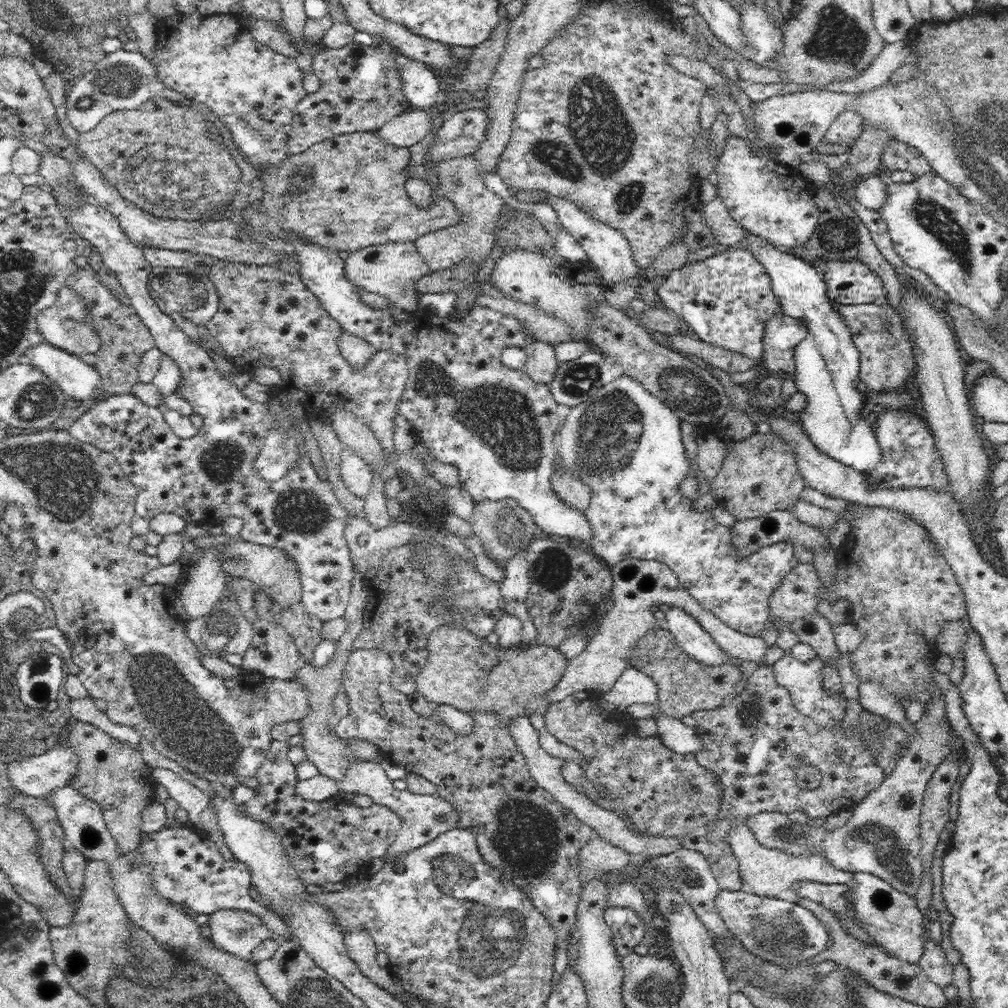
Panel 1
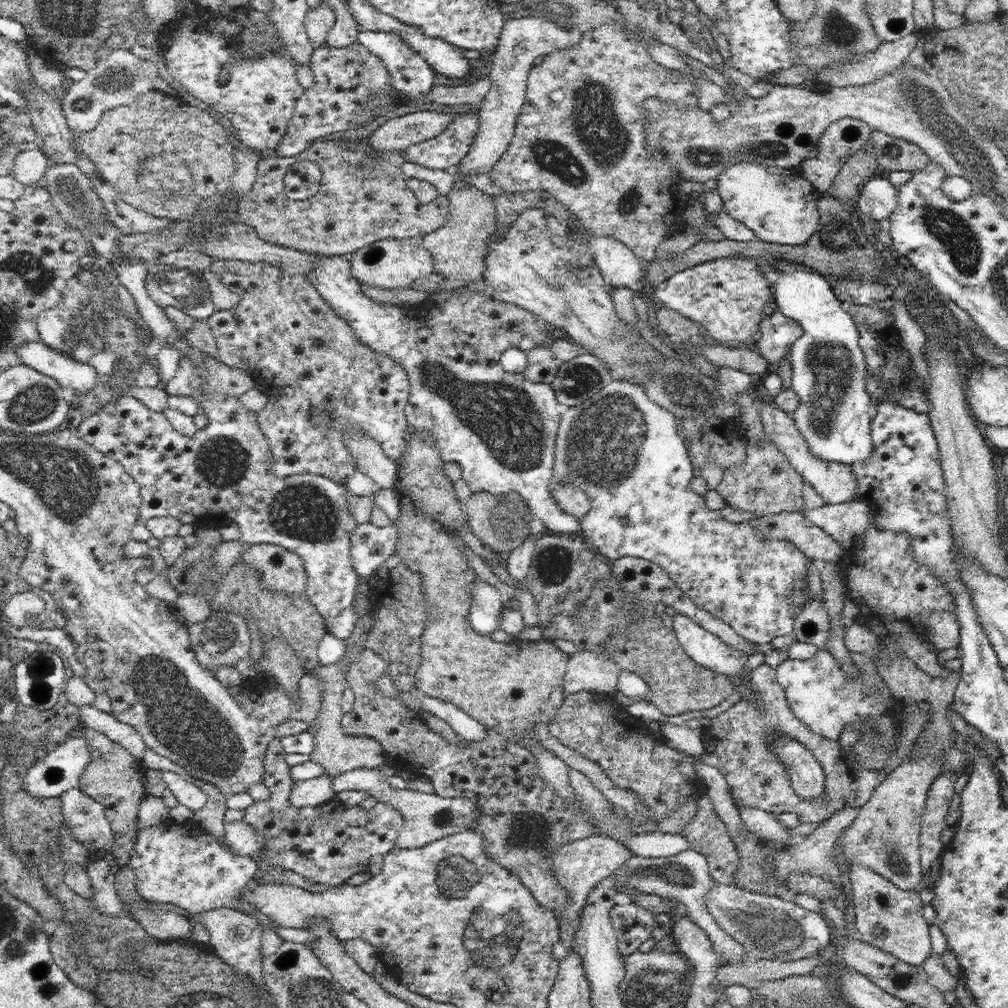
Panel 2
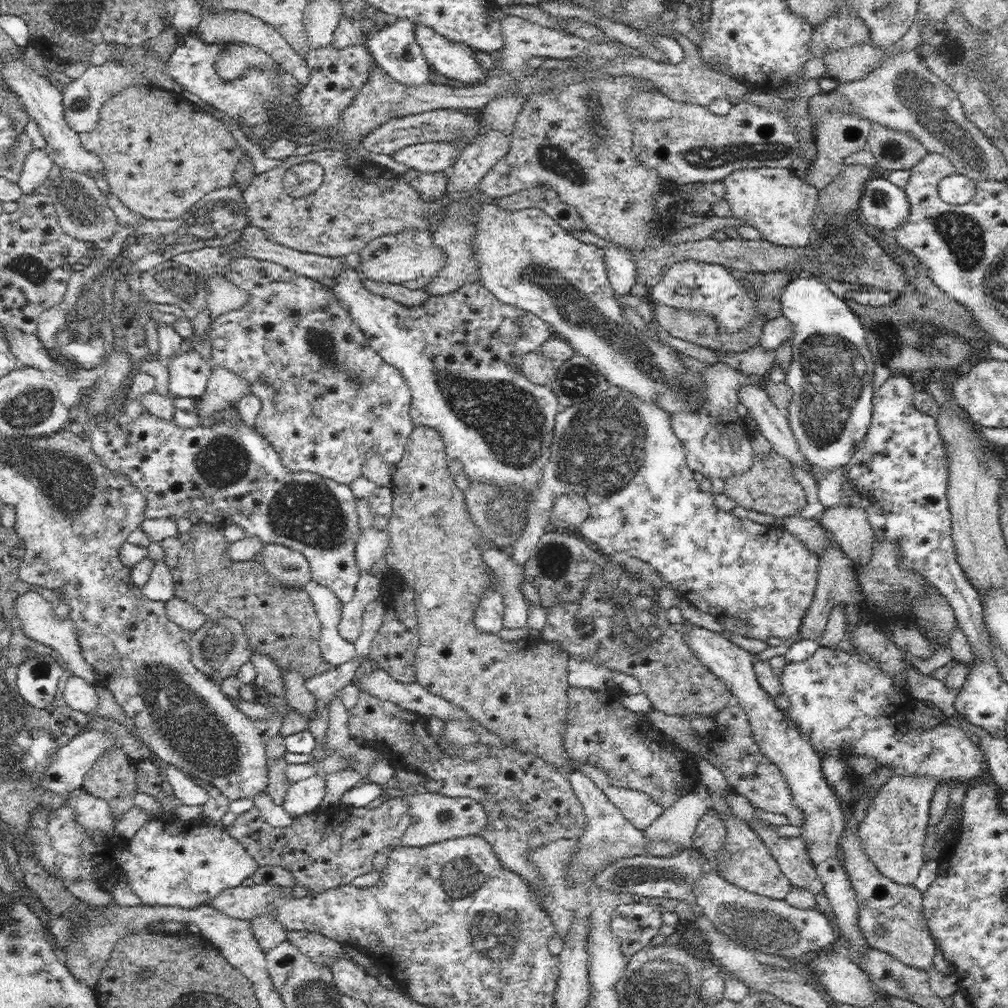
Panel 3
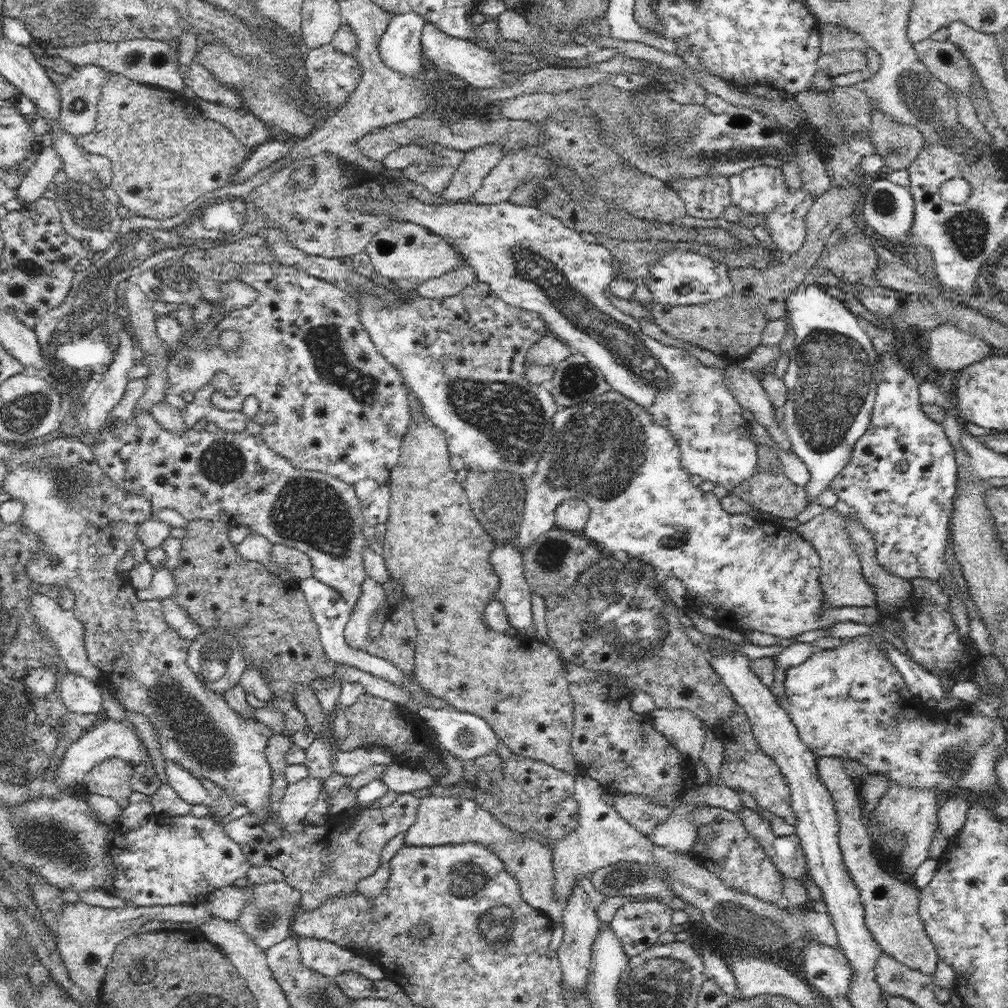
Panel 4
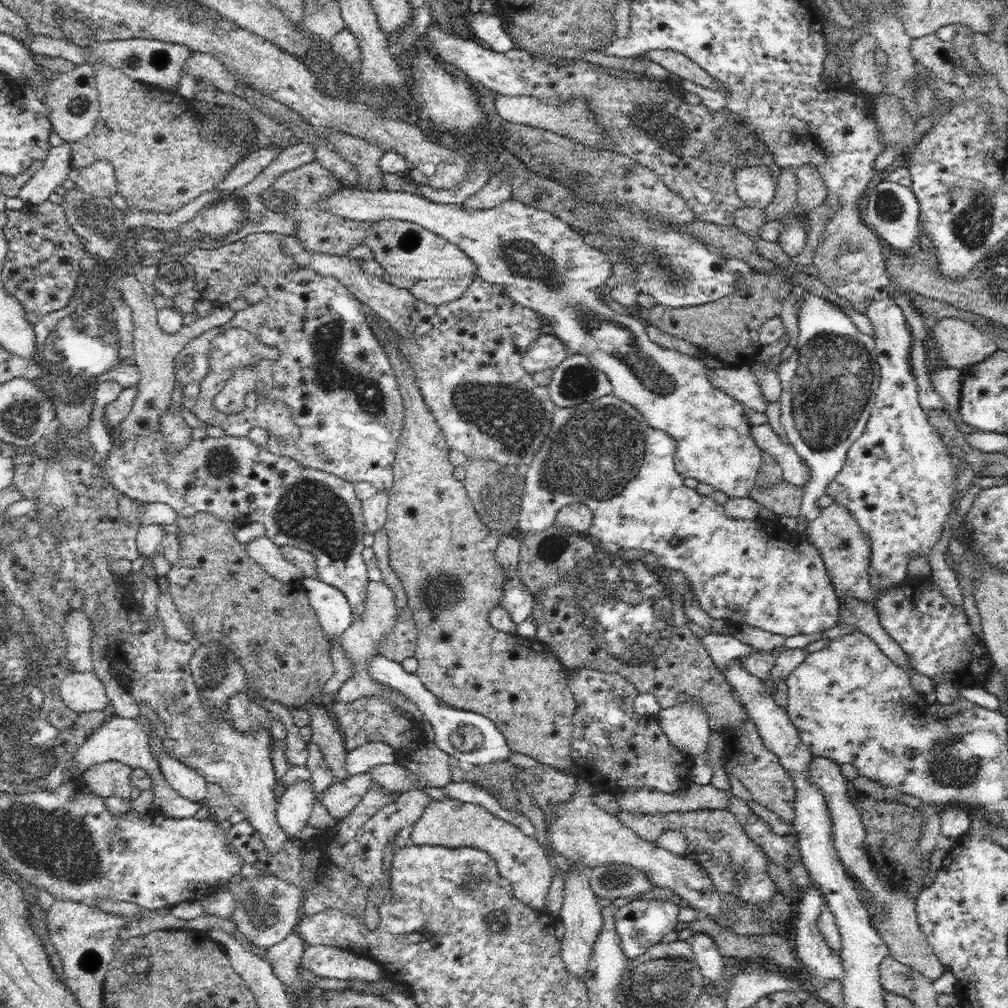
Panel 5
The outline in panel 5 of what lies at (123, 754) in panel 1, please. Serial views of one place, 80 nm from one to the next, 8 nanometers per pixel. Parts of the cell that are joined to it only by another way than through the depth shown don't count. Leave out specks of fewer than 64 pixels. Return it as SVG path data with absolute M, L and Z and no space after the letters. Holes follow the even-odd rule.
M108 761L88 768L81 775L81 781L92 789L98 796L120 797L130 799L133 784L132 769L120 761Z

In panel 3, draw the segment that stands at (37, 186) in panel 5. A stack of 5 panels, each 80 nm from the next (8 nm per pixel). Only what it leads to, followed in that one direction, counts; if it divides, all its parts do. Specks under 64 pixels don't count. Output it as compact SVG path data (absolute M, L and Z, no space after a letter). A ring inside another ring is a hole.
M33 149L23 162L22 172L17 183L23 195L34 194L36 189L48 178L53 160L45 149Z

